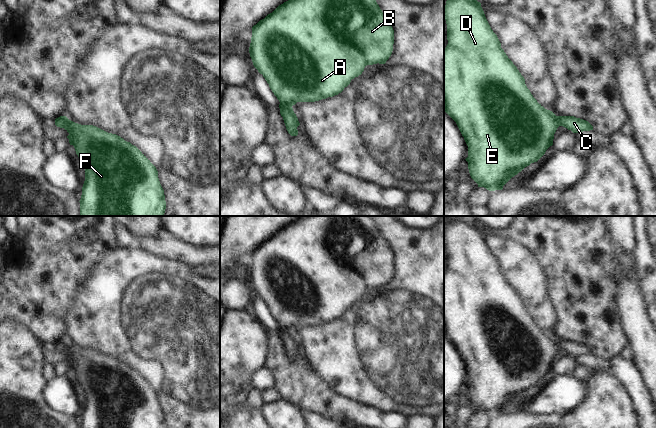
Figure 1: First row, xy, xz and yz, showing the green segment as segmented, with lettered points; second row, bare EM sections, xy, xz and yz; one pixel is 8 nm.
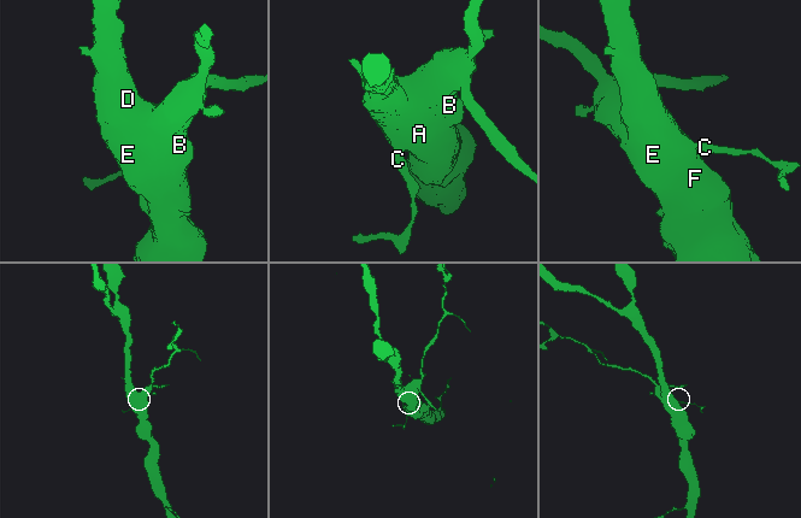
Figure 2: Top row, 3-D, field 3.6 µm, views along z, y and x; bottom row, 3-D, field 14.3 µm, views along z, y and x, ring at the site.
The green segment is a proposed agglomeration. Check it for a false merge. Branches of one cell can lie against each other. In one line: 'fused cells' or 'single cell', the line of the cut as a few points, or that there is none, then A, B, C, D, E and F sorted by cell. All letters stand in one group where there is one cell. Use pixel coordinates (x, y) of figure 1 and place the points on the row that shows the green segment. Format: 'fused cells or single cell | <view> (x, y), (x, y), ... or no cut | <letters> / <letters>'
single cell | no cut | A B C D E F

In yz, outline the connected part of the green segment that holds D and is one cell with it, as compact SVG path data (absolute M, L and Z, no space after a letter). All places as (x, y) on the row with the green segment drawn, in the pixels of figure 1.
M447 0L444 6L448 44L444 49L445 112L456 122L468 146L471 178L489 191L503 186L553 145L559 126L573 133L593 130L586 120L556 116L533 97L525 79L508 58L477 0Z

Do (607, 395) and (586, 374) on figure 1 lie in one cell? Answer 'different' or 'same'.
different

